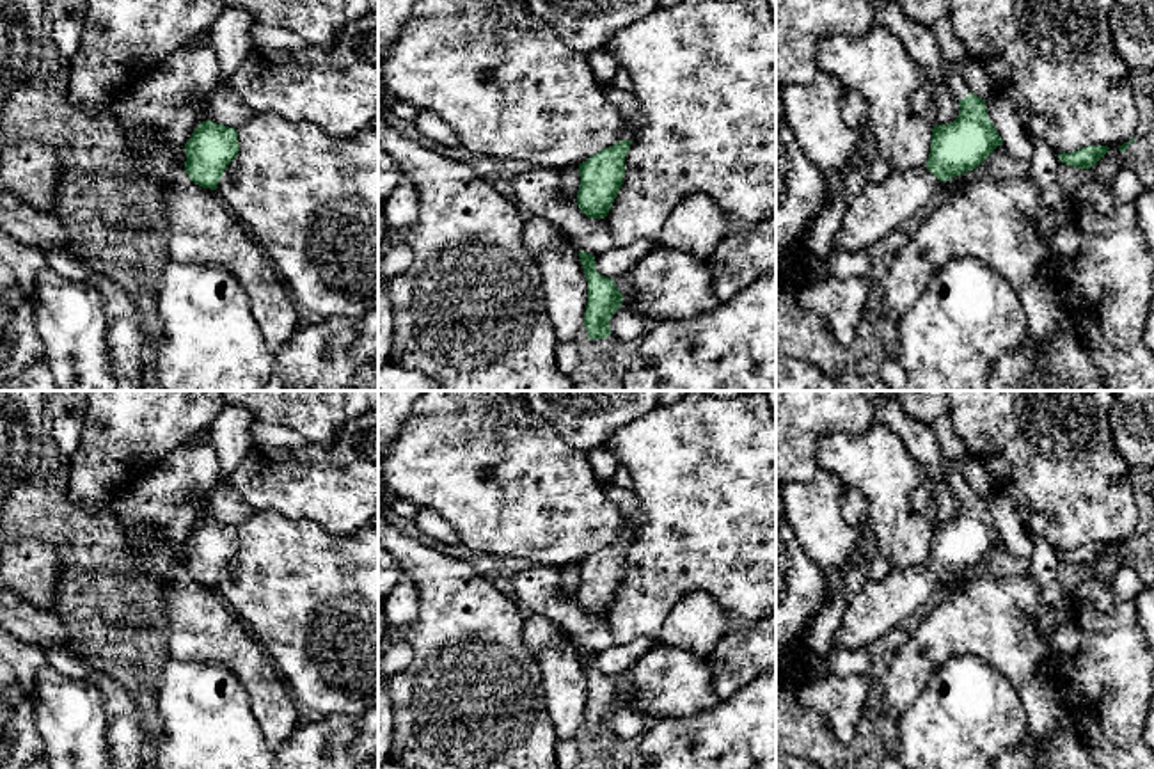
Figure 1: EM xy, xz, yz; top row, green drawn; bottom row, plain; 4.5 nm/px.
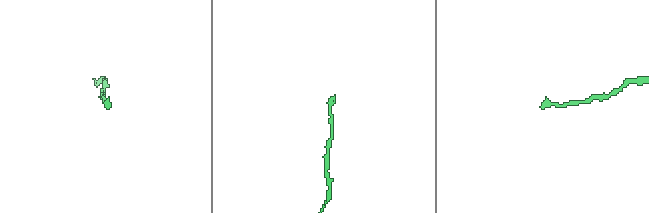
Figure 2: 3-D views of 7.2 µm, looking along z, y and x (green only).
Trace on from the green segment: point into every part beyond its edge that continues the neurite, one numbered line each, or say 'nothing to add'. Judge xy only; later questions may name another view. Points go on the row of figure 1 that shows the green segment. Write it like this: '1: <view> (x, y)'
nothing to add

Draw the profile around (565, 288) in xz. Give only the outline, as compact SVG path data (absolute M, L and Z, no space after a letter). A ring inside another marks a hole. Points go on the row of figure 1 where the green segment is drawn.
M572 243L554 247L536 263L541 272L549 323L557 343L572 343L584 327L588 305L588 281L579 250Z

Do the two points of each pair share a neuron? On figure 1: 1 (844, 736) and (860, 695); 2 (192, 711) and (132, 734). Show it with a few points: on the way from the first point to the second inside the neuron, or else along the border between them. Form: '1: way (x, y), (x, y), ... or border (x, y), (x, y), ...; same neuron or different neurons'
1: way (844, 725), (844, 711), (849, 705); same neuron
2: border (157, 732), (157, 746), (153, 750); different neurons

